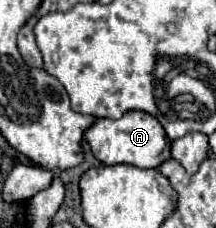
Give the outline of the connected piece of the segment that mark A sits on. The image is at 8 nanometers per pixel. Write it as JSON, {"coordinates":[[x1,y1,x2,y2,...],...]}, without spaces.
{"coordinates":[[126,112,122,118,100,118,94,120,84,132,84,140,90,144,92,154,106,166,112,164,132,164,138,168,158,168,164,160,170,158,170,140,160,126,160,122,146,112]]}

